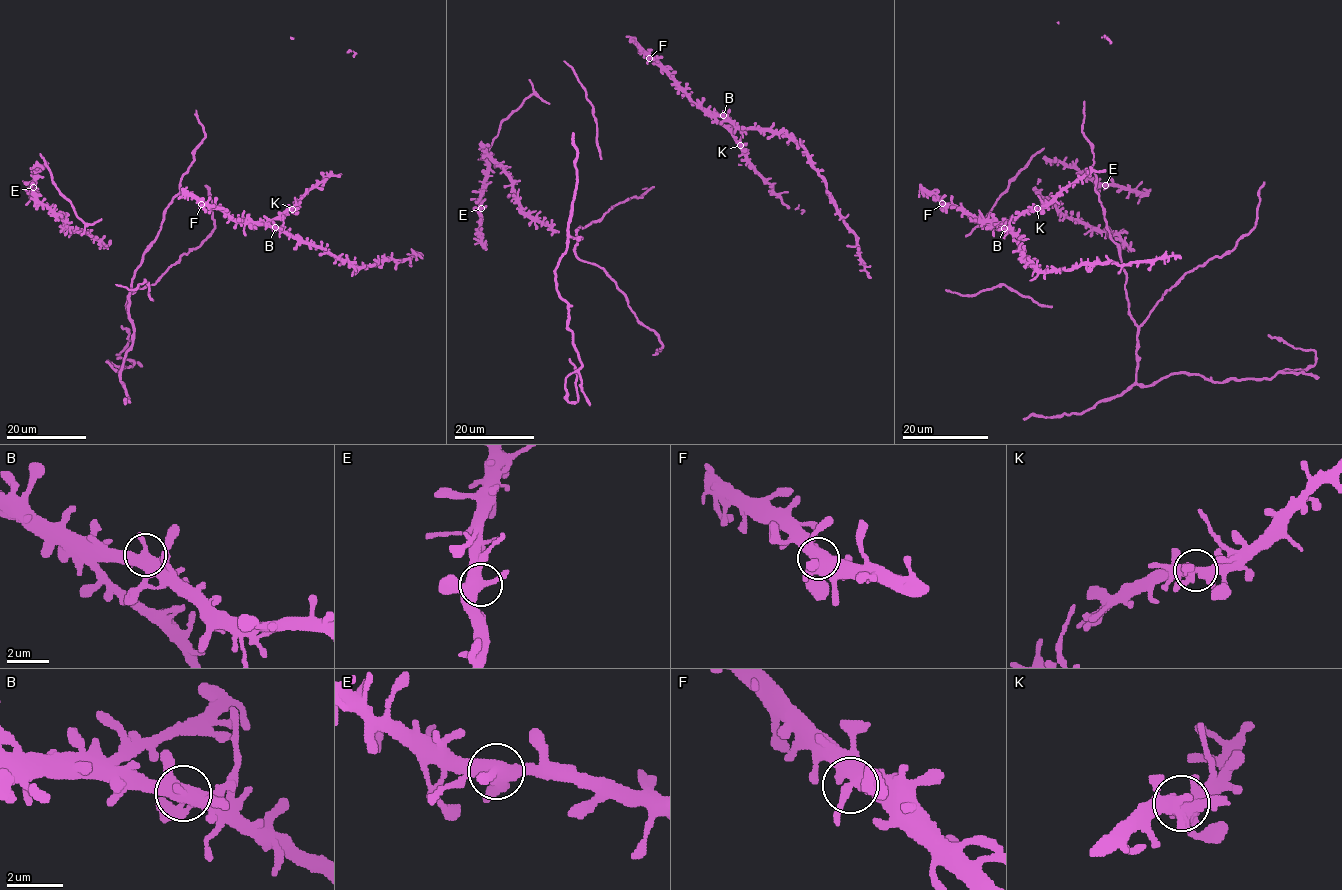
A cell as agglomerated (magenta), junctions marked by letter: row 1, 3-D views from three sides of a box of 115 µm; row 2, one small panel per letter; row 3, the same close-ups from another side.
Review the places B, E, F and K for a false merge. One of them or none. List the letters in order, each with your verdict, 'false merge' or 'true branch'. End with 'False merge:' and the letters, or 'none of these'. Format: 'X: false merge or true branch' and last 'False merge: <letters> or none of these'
B: true branch
E: true branch
F: true branch
K: true branch
False merge: none of these

